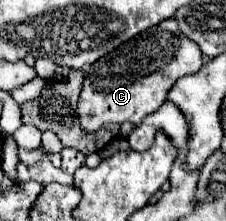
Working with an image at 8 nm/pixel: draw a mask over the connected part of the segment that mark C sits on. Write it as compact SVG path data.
M166 19L160 25L146 29L138 37L116 47L112 53L100 57L88 69L78 99L78 119L82 129L98 131L106 123L122 125L124 121L140 125L146 115L158 111L172 85L180 77L198 71L202 63L198 45L180 31L176 19Z

